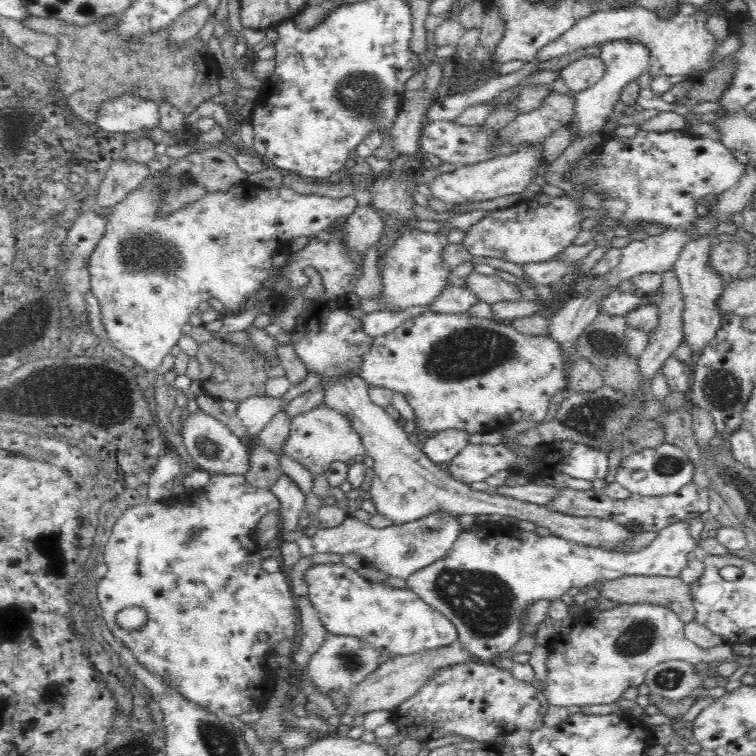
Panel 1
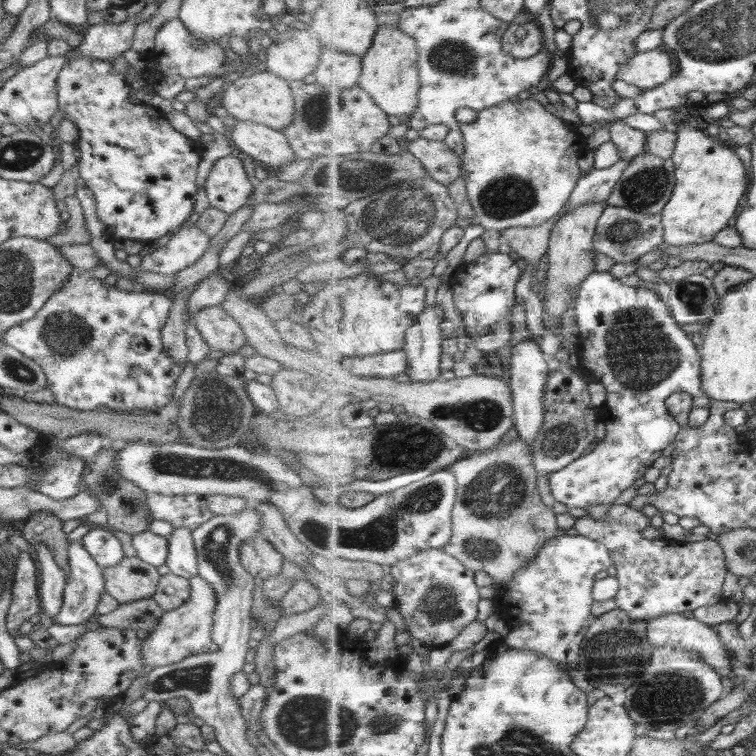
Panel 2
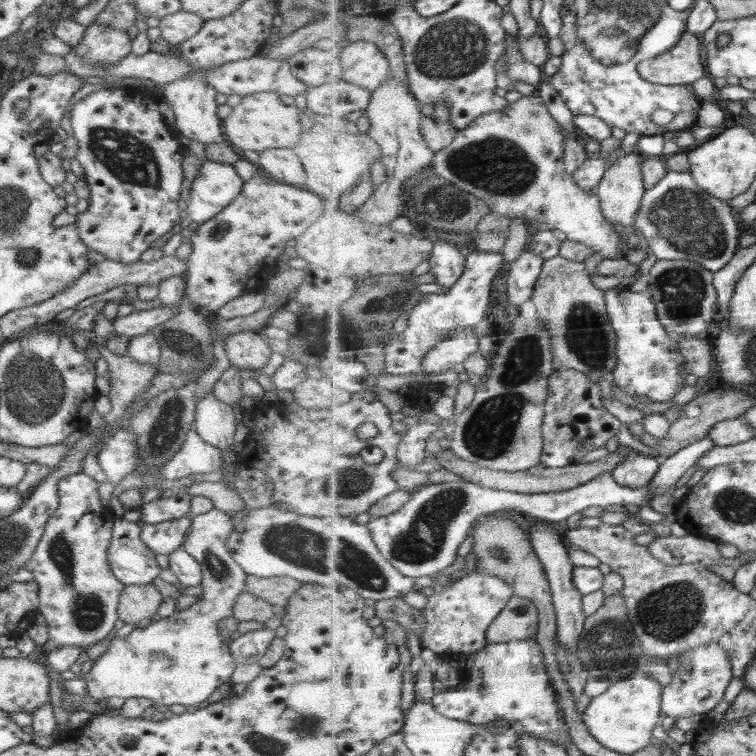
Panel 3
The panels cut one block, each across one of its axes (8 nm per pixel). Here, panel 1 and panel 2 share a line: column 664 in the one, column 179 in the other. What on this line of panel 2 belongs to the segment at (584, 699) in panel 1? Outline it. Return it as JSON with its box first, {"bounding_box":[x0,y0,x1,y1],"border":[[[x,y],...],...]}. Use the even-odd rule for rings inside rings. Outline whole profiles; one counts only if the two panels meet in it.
{"bounding_box":[141,576,216,666],"border":[[[201,576],[189,579],[191,586],[190,599],[182,606],[170,611],[164,611],[158,625],[148,631],[146,639],[141,641],[143,663],[145,666],[168,666],[181,661],[187,656],[203,653],[213,642],[211,637],[216,612],[216,595],[210,583]]]}

